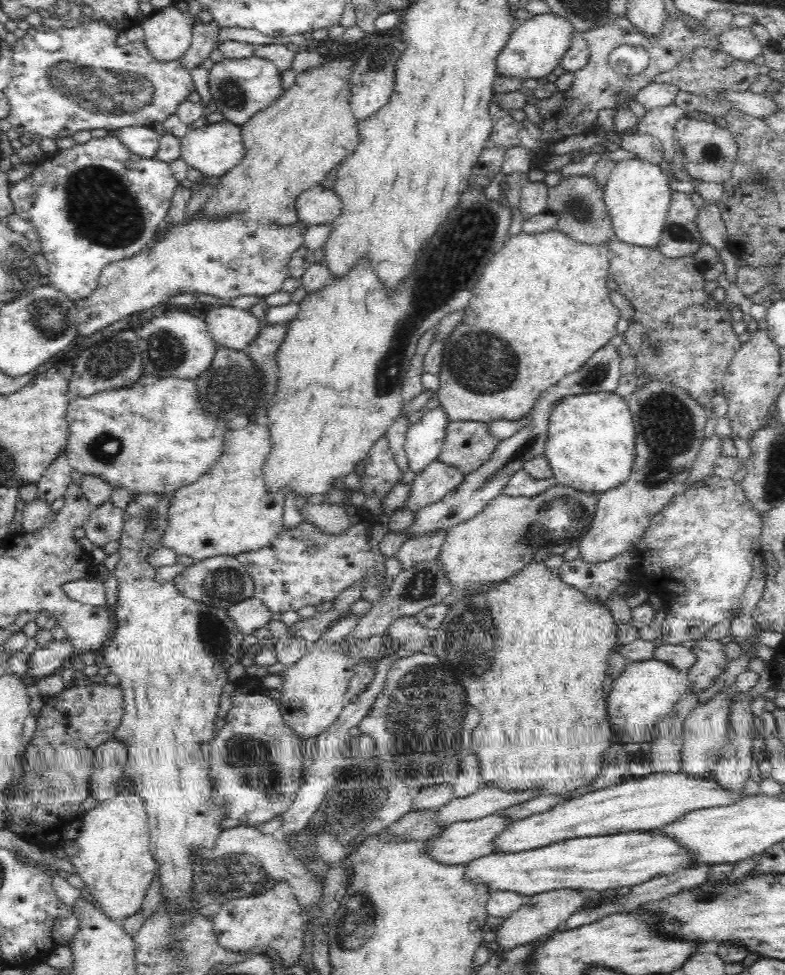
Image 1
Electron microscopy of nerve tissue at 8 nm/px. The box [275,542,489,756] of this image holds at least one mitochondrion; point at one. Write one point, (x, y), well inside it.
(423, 584)

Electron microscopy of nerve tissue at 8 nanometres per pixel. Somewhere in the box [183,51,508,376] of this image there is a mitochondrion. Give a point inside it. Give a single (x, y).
(230, 91)

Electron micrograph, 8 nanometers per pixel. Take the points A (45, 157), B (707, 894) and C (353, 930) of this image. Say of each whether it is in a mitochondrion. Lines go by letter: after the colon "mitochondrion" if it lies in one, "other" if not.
A: other
B: mitochondrion
C: mitochondrion

